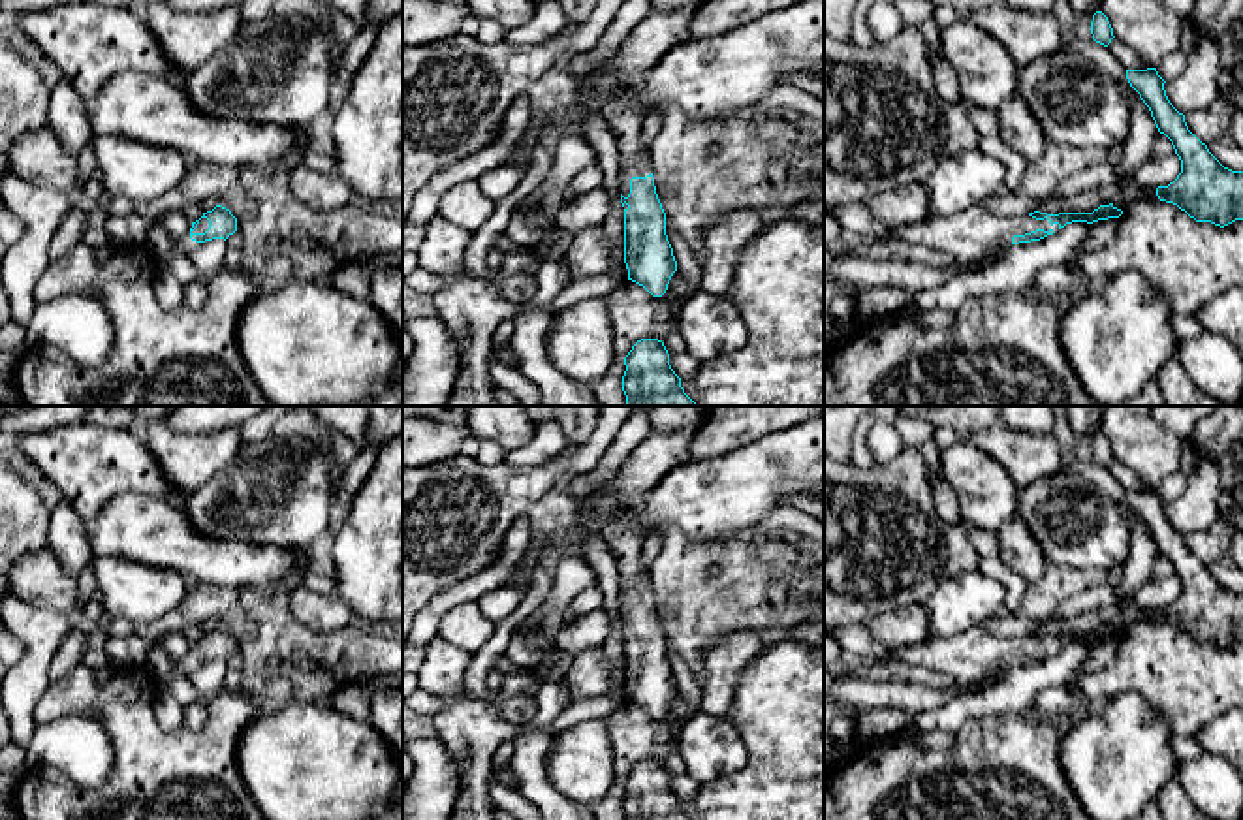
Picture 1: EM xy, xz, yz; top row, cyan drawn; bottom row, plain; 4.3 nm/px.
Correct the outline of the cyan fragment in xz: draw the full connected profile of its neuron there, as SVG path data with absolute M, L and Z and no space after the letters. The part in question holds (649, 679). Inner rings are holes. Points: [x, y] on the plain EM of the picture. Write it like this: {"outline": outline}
{"outline": "M622 510L600 527L621 577L621 624L624 628L624 685L628 702L662 718L677 692L666 656L666 634L656 615L651 576L641 562L643 536L634 528L634 510Z"}

